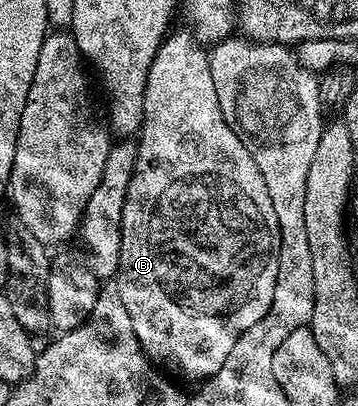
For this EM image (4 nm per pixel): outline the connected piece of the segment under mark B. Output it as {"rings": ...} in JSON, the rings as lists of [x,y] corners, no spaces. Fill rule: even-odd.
{"rings":[[[190,29],[179,30],[176,34],[175,31],[168,33],[157,56],[153,58],[149,80],[145,86],[143,125],[137,142],[135,171],[125,198],[121,228],[121,260],[117,275],[121,298],[133,320],[133,332],[137,332],[137,340],[152,362],[168,371],[176,370],[187,378],[206,380],[215,375],[221,364],[225,364],[233,344],[237,344],[239,337],[249,332],[249,328],[253,328],[253,324],[257,324],[257,320],[261,320],[261,316],[269,312],[269,304],[273,304],[273,288],[277,284],[277,256],[281,252],[281,232],[277,228],[277,212],[273,212],[273,200],[269,200],[269,188],[265,188],[265,179],[261,177],[261,168],[253,164],[249,148],[245,148],[237,132],[229,128],[217,100],[217,88],[213,84],[208,51],[199,45]]]}

